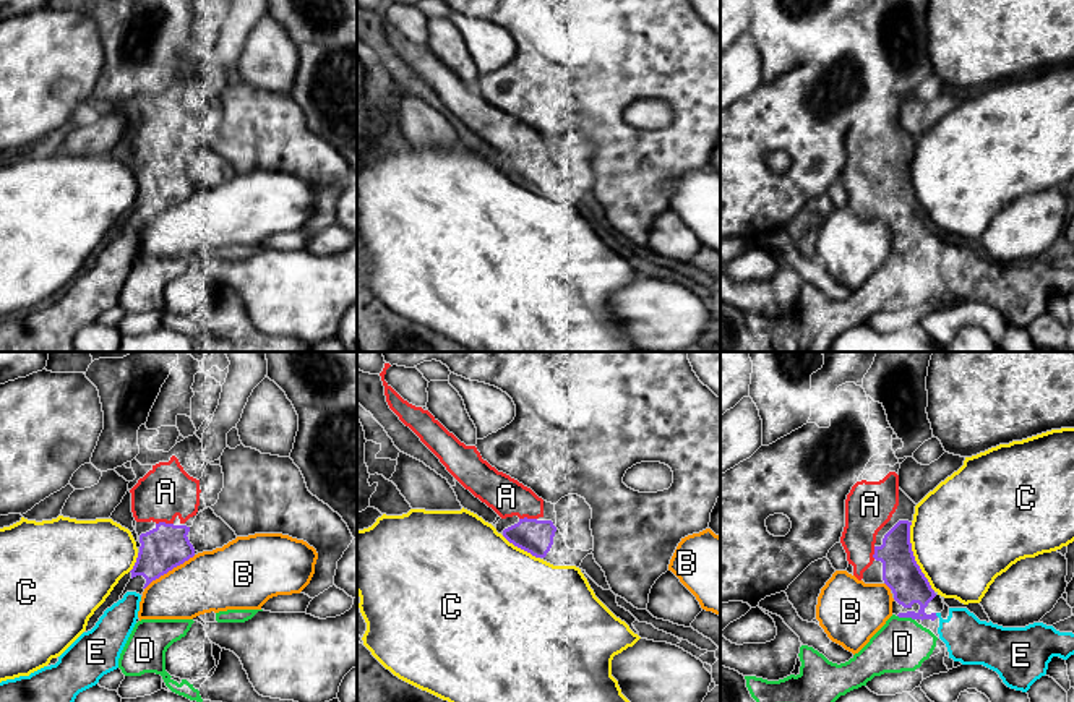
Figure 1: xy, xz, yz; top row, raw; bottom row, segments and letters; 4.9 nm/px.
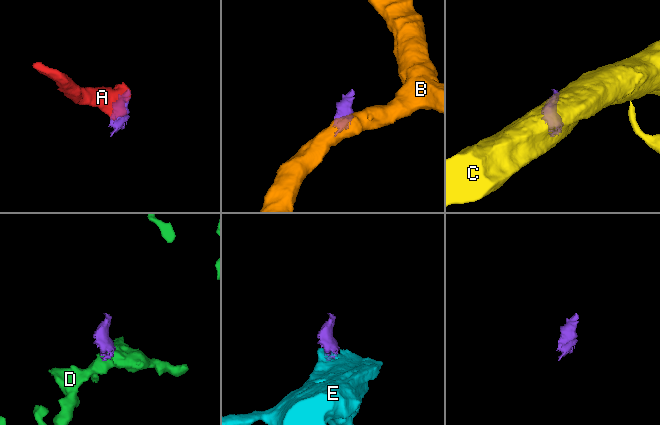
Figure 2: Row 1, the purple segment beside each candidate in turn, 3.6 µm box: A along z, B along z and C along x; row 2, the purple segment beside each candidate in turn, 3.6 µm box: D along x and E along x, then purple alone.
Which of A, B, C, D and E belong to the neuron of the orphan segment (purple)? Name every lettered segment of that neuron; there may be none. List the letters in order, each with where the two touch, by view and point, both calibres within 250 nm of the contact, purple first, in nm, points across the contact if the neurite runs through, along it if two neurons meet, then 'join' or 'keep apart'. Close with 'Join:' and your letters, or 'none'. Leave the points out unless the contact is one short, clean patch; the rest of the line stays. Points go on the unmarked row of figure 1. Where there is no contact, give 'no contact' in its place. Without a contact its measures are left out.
A: xy (164, 159) | 220/260 nm | across xy (166, 184), (164, 159), (166, 128) | join
B: xy (169, 206) | 220/300 nm | along xy (195, 192), (156, 214), (145, 226) | keep apart
C: yz (914, 193) | 190/500 nm | keep apart
D: yz (906, 253) | 190/260 nm | along yz (897, 252), (914, 256) | keep apart
E: yz (935, 252) | 180/220 nm | join
Join: A, E

